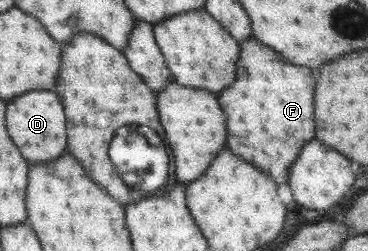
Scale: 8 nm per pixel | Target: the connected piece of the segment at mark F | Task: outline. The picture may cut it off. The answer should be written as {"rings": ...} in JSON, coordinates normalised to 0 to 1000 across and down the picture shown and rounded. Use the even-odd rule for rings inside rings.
{"rings":[[[685,147],[652,167],[652,235],[647,259],[647,323],[590,371],[603,386],[603,434],[614,434],[614,466],[625,466],[625,562],[620,586],[636,610],[658,610],[668,641],[690,641],[690,657],[712,657],[734,705],[755,705],[755,737],[772,737],[785,709],[788,657],[810,625],[826,570],[853,546],[853,283],[837,267],[810,267],[793,251],[772,251],[766,219],[728,195],[717,171]]]}

